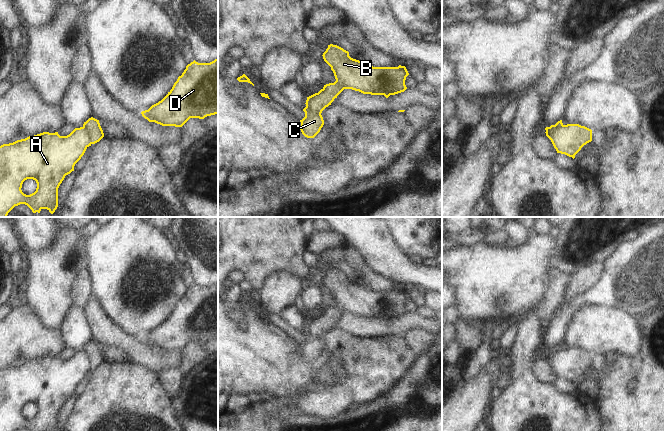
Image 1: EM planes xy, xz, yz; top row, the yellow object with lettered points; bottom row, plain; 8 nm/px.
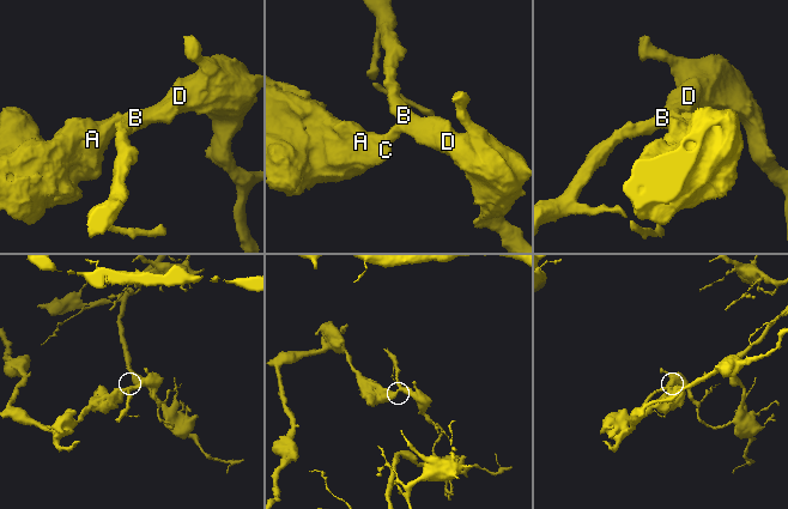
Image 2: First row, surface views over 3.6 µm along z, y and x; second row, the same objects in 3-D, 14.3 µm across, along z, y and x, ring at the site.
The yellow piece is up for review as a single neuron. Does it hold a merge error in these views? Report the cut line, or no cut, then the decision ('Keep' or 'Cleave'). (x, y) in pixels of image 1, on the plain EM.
Split along xz (308, 321), (308, 333), (311, 336), (320, 337). Cleave

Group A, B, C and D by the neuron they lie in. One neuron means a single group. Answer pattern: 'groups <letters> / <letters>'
groups A C / B D

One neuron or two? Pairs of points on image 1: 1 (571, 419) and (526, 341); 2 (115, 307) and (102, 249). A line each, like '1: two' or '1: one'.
1: one
2: one

